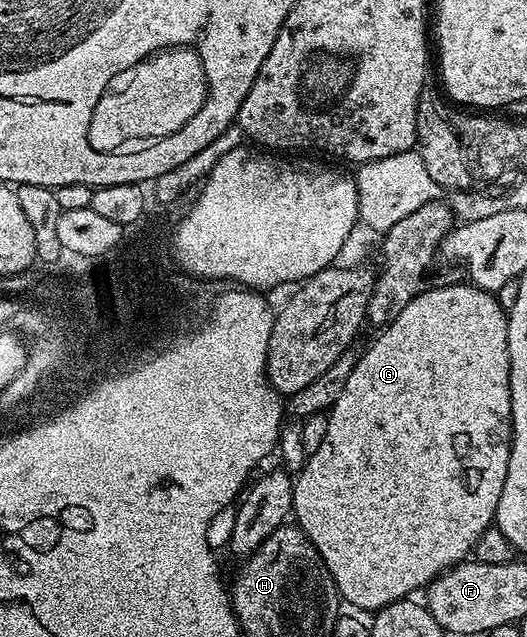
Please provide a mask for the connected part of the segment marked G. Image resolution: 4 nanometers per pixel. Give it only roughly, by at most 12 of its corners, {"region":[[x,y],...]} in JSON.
{"region":[[498,298],[360,354],[293,519],[374,613],[474,552],[511,452]]}

